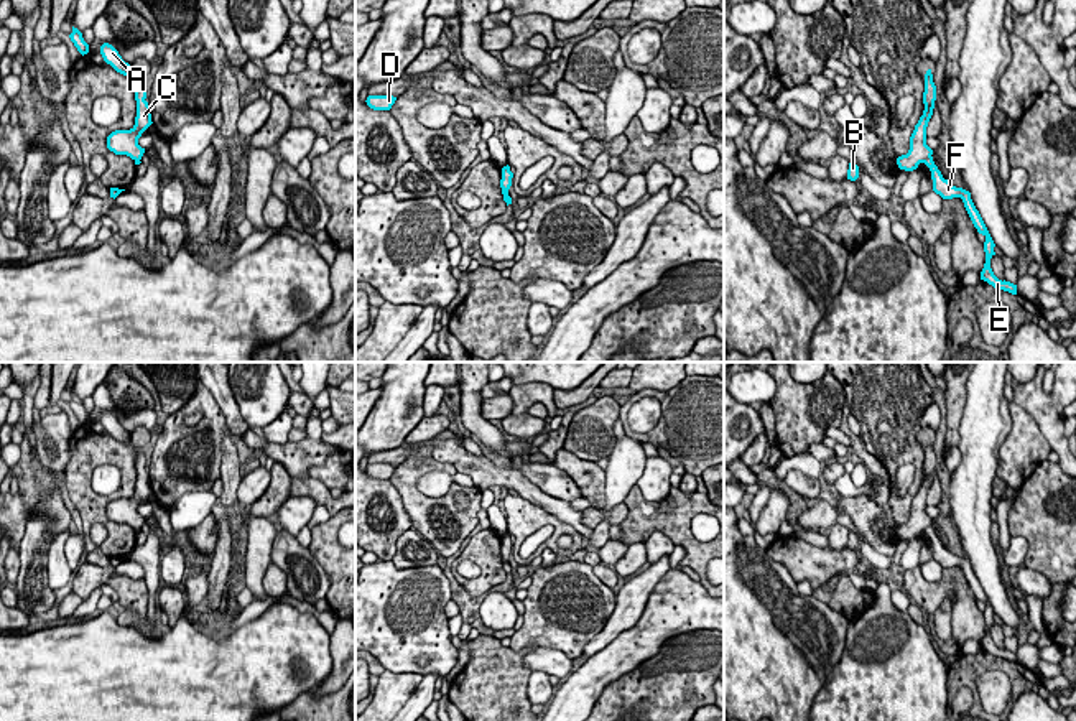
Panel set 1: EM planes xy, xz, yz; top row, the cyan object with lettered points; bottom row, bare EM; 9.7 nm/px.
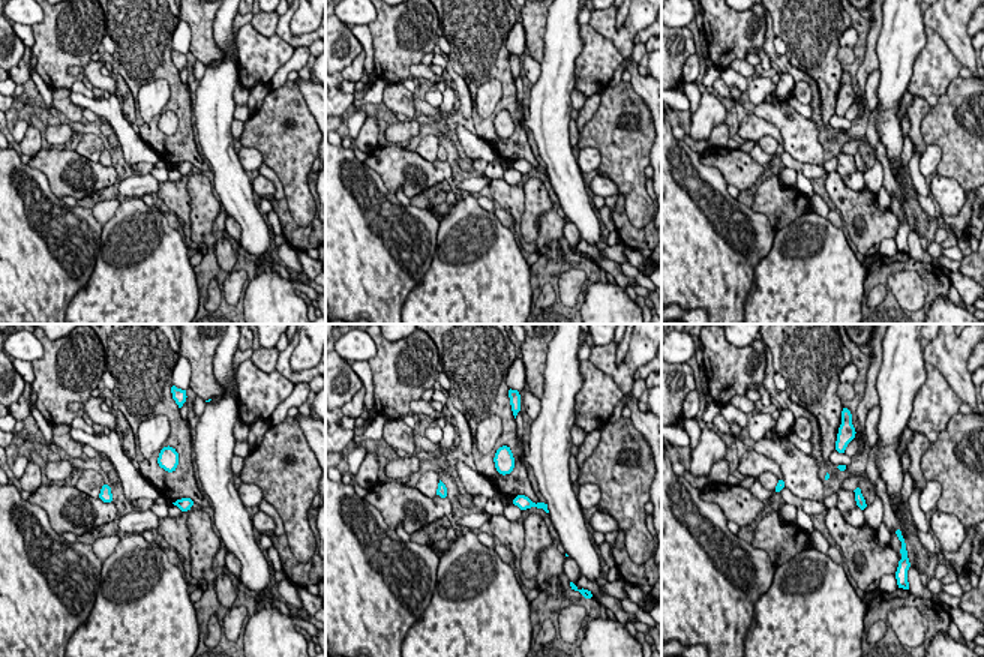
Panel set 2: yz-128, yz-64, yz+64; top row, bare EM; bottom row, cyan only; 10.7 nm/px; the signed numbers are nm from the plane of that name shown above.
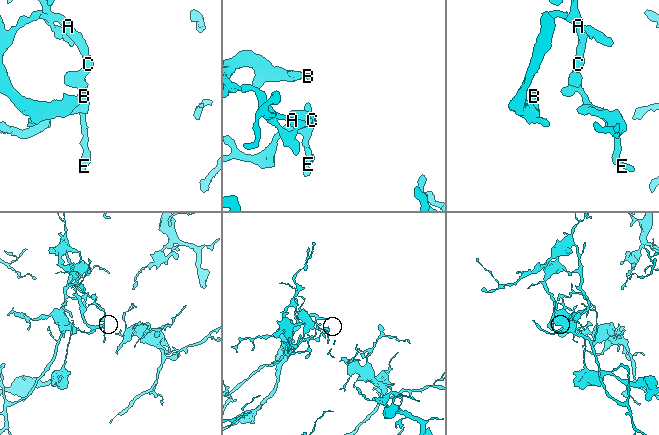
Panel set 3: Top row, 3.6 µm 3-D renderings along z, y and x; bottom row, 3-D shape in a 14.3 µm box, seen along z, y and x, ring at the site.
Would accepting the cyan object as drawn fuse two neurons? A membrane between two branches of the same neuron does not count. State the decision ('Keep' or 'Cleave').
Cleave

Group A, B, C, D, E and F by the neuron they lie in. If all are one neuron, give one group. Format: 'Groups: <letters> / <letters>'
Groups: A B C D / E F

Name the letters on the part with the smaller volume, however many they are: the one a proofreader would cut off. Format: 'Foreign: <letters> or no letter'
Foreign: E, F

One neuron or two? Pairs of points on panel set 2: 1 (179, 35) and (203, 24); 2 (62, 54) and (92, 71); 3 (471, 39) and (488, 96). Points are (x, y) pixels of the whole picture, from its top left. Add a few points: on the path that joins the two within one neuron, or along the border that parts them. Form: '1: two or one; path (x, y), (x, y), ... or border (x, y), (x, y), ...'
1: two; border (182, 20), (191, 32), (191, 50)
2: two; border (90, 60), (78, 68)
3: two; border (501, 81), (485, 81), (474, 98)

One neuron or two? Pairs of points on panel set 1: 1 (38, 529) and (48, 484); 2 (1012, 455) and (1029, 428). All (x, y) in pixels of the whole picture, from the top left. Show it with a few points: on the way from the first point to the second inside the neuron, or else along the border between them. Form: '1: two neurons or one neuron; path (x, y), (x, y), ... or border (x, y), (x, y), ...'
1: one neuron; path (48, 517), (48, 496)
2: one neuron; path (1019, 448), (1025, 441), (1025, 435)

